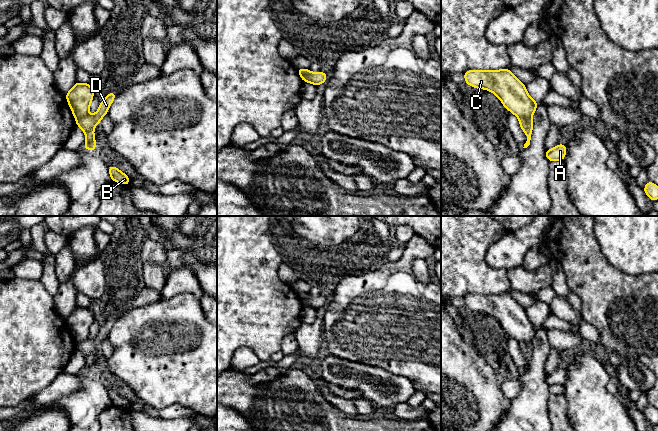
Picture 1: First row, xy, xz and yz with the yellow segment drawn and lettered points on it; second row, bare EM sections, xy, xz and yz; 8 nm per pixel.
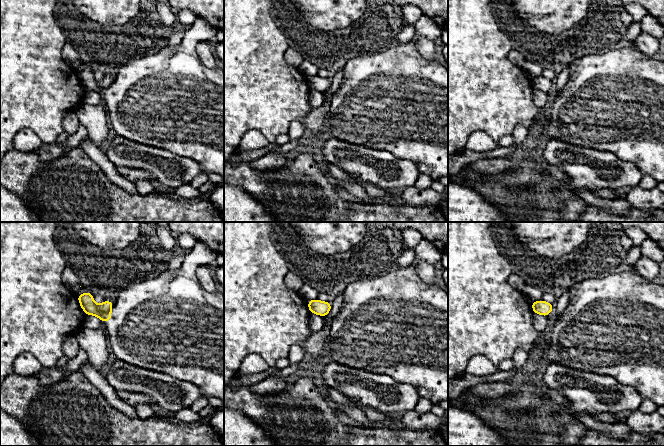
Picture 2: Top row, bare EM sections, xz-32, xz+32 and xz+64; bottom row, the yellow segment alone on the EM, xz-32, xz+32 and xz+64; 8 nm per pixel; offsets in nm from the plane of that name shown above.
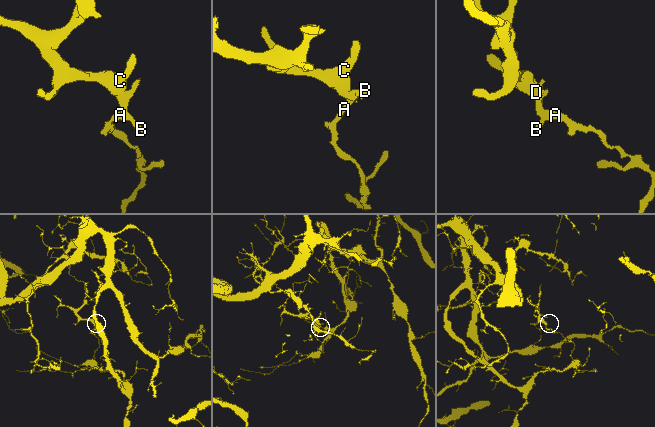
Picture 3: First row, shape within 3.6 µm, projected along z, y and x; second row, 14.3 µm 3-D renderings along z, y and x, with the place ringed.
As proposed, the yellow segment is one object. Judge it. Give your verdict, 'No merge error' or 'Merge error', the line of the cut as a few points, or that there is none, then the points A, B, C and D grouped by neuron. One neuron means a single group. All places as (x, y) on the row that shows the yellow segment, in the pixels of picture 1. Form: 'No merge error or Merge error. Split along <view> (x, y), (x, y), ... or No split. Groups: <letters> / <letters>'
Merge error. Split along xz (308, 69), (306, 81). Groups: A B D / C

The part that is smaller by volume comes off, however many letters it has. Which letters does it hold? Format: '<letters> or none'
C

